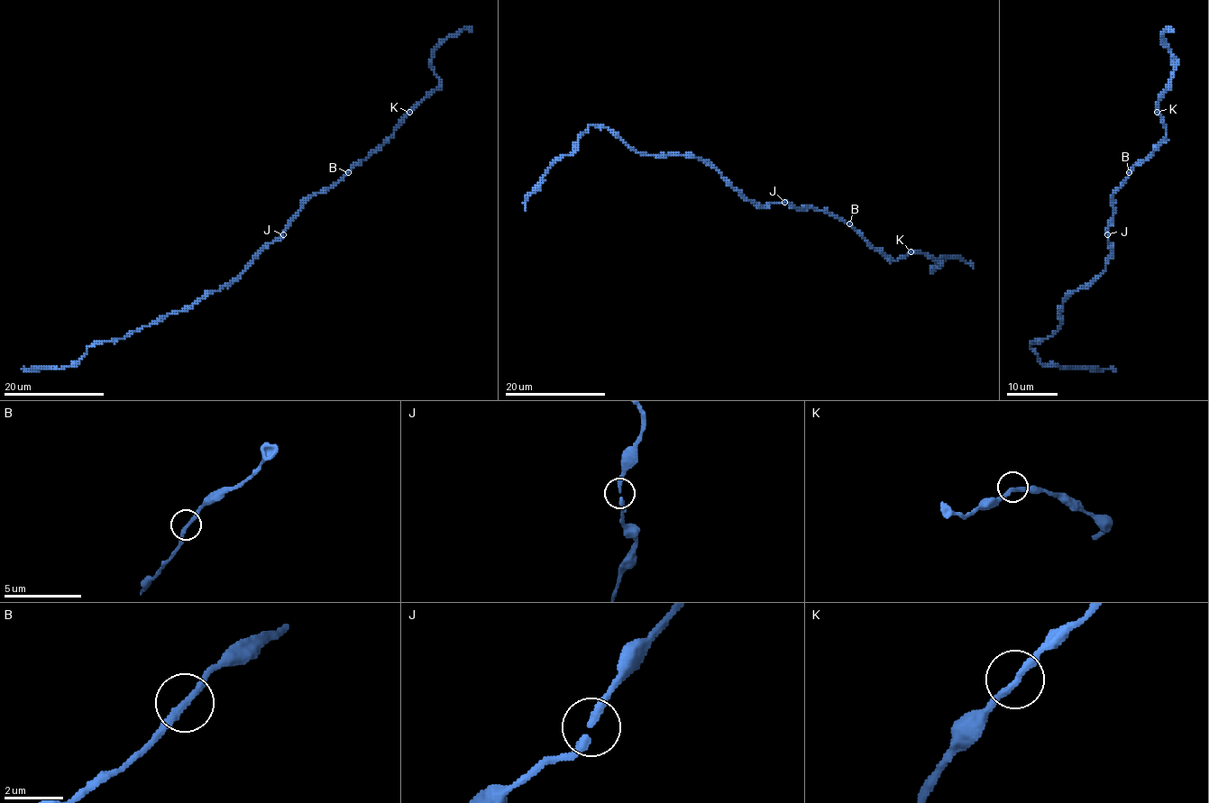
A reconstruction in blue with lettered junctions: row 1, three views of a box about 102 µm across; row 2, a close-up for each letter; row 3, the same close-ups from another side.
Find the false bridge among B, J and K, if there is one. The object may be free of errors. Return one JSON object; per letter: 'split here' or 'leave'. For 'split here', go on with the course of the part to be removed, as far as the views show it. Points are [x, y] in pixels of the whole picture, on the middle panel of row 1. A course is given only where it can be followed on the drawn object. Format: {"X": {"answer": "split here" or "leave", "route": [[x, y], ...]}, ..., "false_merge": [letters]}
{"B": {"answer": "leave"}, "J": {"answer": "leave"}, "K": {"answer": "leave"}, "false_merge": []}

